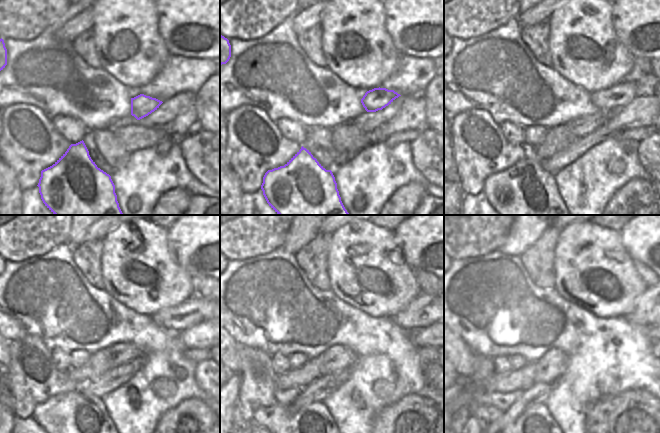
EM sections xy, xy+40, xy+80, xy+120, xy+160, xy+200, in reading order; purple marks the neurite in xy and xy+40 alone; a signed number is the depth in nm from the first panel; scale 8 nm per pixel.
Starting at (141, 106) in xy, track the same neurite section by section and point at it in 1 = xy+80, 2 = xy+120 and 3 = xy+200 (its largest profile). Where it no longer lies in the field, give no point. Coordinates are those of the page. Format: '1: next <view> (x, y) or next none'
1: next xy+80 (616, 97)
2: next xy+120 (192, 312)
3: next xy+200 (643, 314)

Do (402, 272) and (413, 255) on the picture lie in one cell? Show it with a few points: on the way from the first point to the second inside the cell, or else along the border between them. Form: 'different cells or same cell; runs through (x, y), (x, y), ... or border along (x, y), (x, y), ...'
different cells; border along (396, 243), (404, 260), (412, 270)

